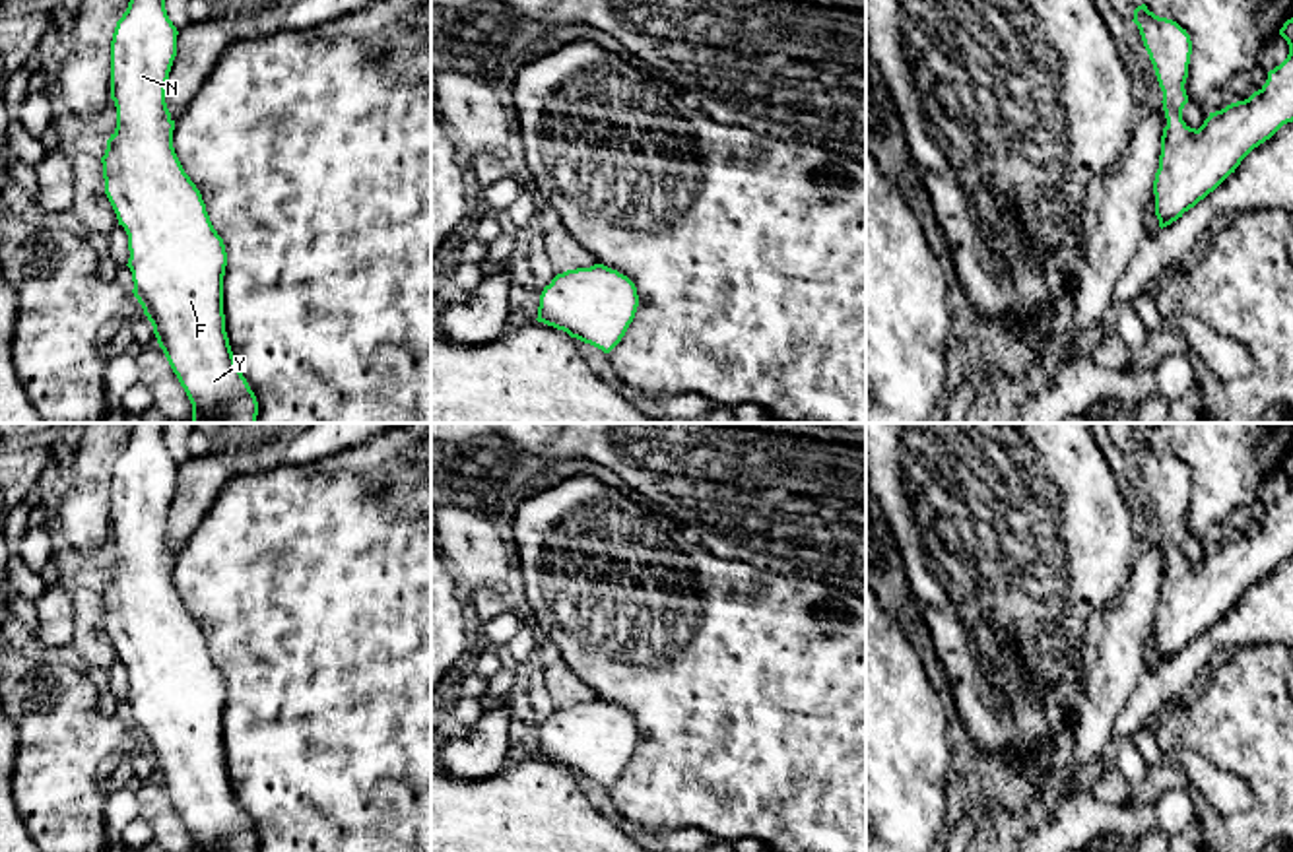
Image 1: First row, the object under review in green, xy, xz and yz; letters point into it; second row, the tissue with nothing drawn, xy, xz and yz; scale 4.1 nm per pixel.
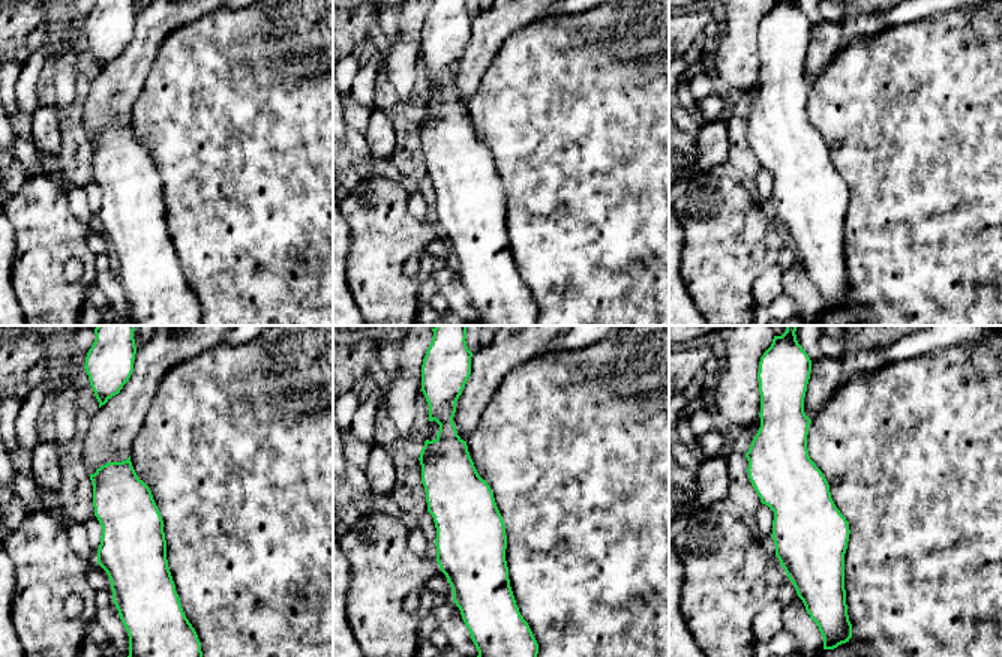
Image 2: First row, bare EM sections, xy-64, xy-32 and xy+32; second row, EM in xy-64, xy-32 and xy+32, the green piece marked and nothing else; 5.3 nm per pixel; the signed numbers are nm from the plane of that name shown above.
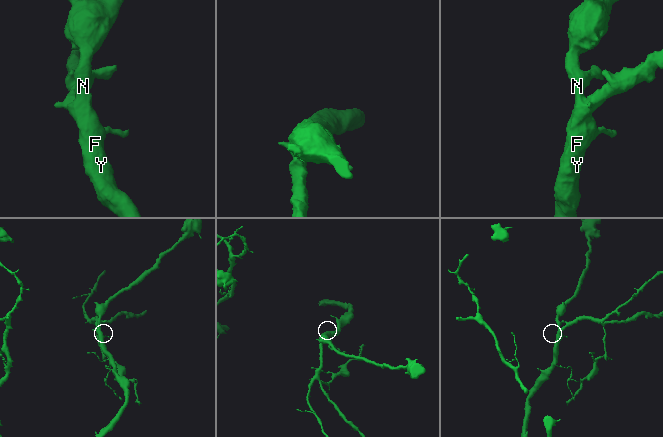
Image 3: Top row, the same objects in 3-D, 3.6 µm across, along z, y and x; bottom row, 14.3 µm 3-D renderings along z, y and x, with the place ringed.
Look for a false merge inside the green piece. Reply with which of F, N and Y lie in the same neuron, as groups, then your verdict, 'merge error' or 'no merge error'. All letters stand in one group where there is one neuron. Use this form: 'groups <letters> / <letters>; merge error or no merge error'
groups F N Y; no merge error

